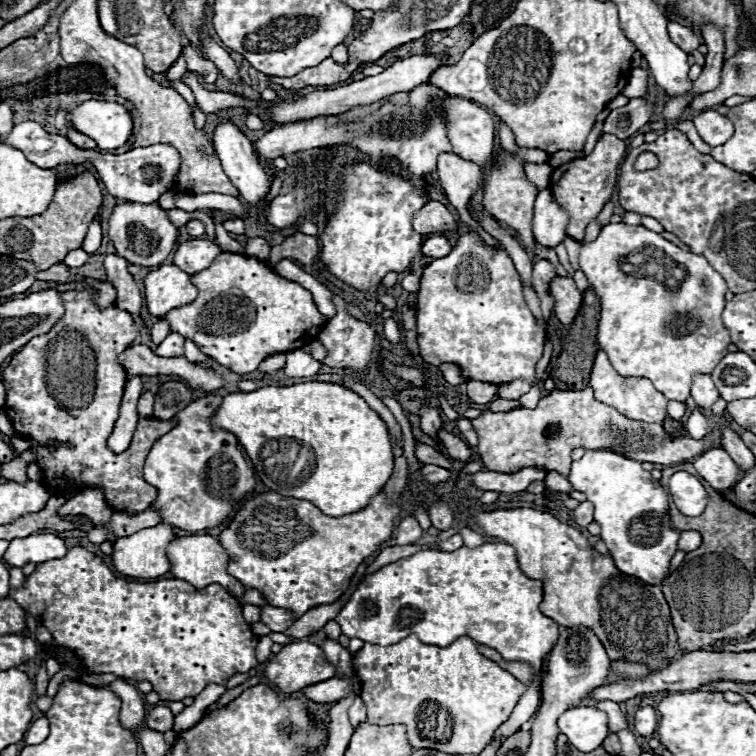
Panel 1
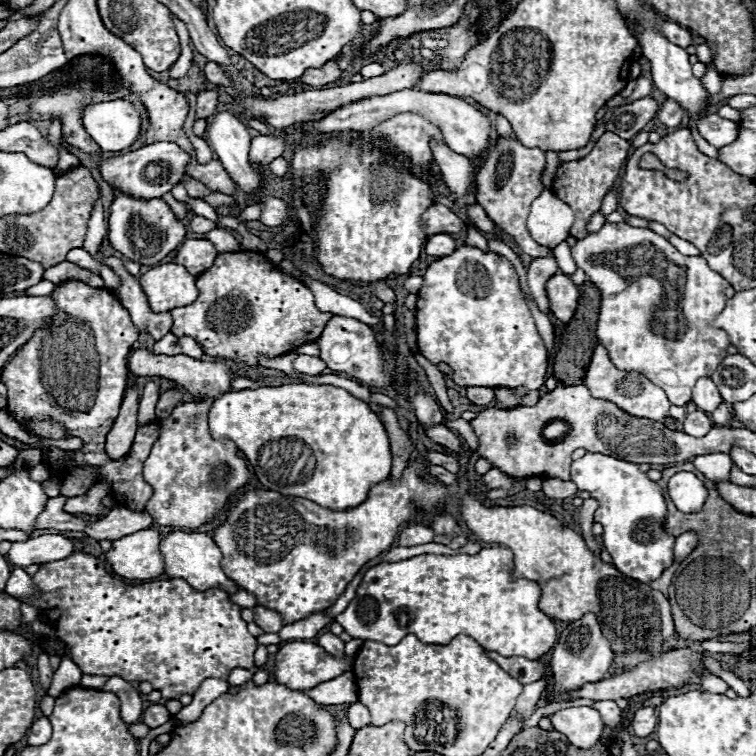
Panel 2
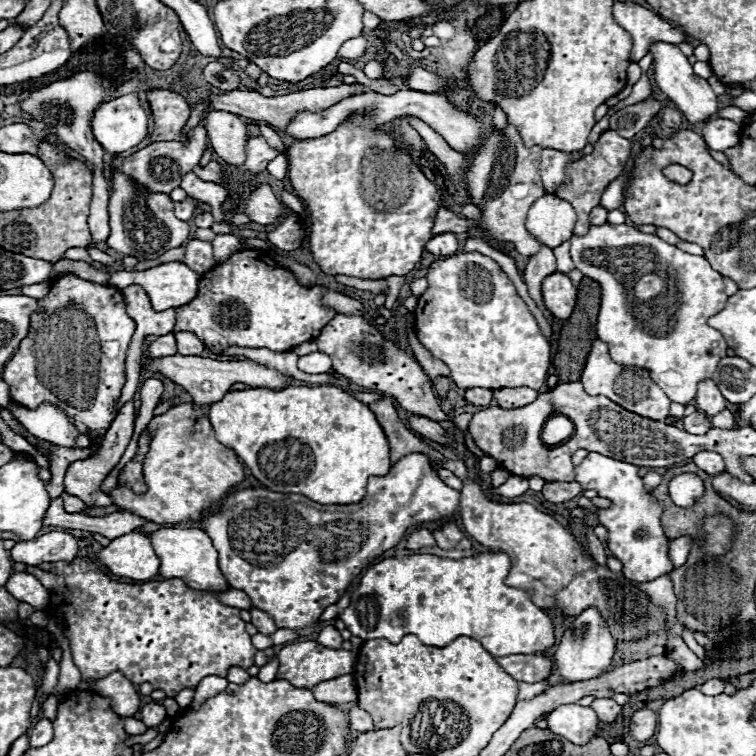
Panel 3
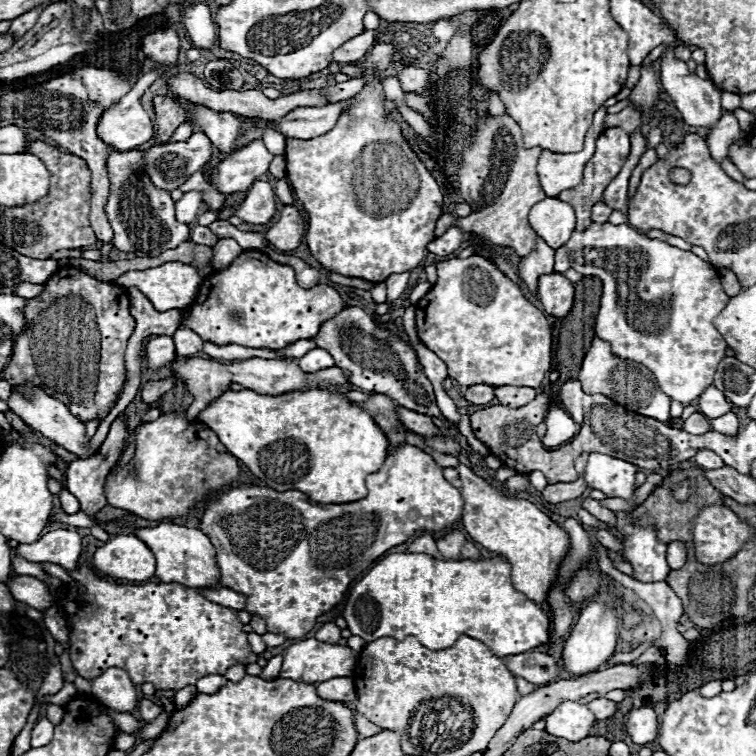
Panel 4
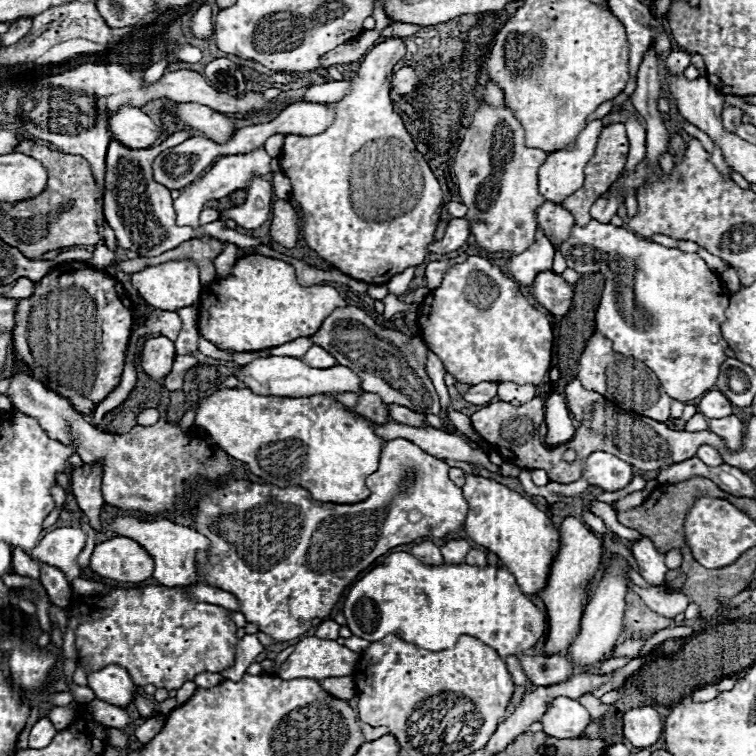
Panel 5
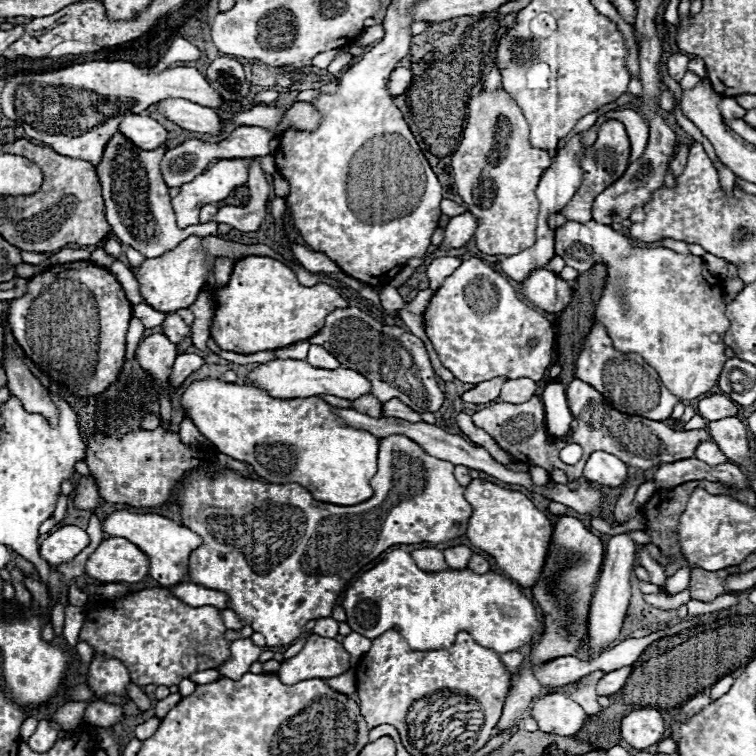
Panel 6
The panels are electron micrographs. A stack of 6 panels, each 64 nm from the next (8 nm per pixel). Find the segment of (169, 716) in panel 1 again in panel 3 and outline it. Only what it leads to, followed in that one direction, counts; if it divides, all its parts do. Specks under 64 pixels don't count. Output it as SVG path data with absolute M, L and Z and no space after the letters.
M150 702L150 704L144 704L144 706L140 708L140 716L142 716L142 722L144 722L148 728L152 728L152 726L160 724L160 722L166 718L166 710L164 710L164 706Z

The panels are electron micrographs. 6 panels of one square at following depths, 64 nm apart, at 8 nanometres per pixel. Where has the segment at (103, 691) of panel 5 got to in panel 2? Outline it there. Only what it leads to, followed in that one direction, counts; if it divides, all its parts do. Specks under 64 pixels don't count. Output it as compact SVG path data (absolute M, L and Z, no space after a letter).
M110 676L108 682L100 690L112 692L120 698L120 716L122 716L124 722L128 722L128 724L138 722L144 706L142 706L140 692L130 682L122 680L120 676Z

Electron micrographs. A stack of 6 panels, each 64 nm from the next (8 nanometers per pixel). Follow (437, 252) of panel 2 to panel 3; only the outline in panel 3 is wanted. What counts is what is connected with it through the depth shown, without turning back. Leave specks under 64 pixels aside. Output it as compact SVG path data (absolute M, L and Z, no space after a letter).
M454 232L438 234L426 244L426 250L430 254L436 254L436 256L452 256L458 250L458 238Z

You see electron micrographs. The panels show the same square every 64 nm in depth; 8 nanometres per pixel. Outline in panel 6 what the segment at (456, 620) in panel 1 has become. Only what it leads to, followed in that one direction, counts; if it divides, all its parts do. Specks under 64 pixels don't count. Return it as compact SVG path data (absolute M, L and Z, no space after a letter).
M392 550L386 554L384 560L380 560L372 570L364 572L346 592L342 600L342 608L346 610L348 624L354 632L364 634L366 638L374 640L380 634L384 634L390 628L396 628L404 642L412 650L440 650L450 648L456 640L456 634L460 630L466 630L474 636L474 640L486 648L496 650L498 654L518 650L532 642L534 634L540 630L542 622L536 614L534 604L520 592L518 584L514 584L506 576L498 576L496 572L486 574L474 574L472 570L446 570L428 574L422 572L412 556L404 550Z

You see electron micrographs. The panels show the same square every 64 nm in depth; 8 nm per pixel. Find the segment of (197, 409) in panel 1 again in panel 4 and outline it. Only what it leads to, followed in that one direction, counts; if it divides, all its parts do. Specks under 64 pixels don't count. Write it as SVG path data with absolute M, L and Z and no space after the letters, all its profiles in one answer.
M176 412L176 414L164 414L154 422L142 424L138 426L126 440L122 446L122 454L124 450L134 444L134 456L128 464L120 466L120 462L114 464L114 468L108 474L108 480L104 484L104 494L110 506L114 508L122 508L122 510L130 510L132 514L138 514L146 520L164 520L164 518L178 518L190 512L190 508L204 500L210 492L216 494L220 492L224 486L228 486L230 482L234 482L238 478L238 460L226 452L226 448L220 444L220 440L216 438L216 434L212 430L208 430L206 424L198 422L186 422L186 412Z

